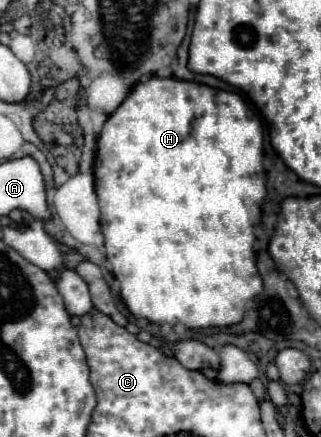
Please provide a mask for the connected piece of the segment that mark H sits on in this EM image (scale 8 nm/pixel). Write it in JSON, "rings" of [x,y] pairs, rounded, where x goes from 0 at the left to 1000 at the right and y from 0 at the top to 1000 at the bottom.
{"rings":[[[464,176],[452,185],[433,185],[389,222],[389,231],[364,245],[364,254],[346,259],[340,272],[327,277],[302,318],[302,368],[290,382],[296,442],[308,451],[308,474],[315,474],[315,519],[327,542],[333,593],[352,606],[352,629],[377,648],[377,680],[396,707],[421,725],[445,725],[477,739],[533,739],[533,744],[570,739],[576,748],[595,753],[707,748],[757,730],[763,693],[819,661],[819,643],[794,611],[788,551],[794,551],[794,519],[813,501],[813,469],[832,446],[826,387],[819,387],[822,284],[804,270],[819,268],[810,254],[798,254],[798,272],[782,272],[785,254],[776,247],[766,227],[741,211],[676,208],[645,195],[570,185],[545,176],[514,176],[514,181]]]}

